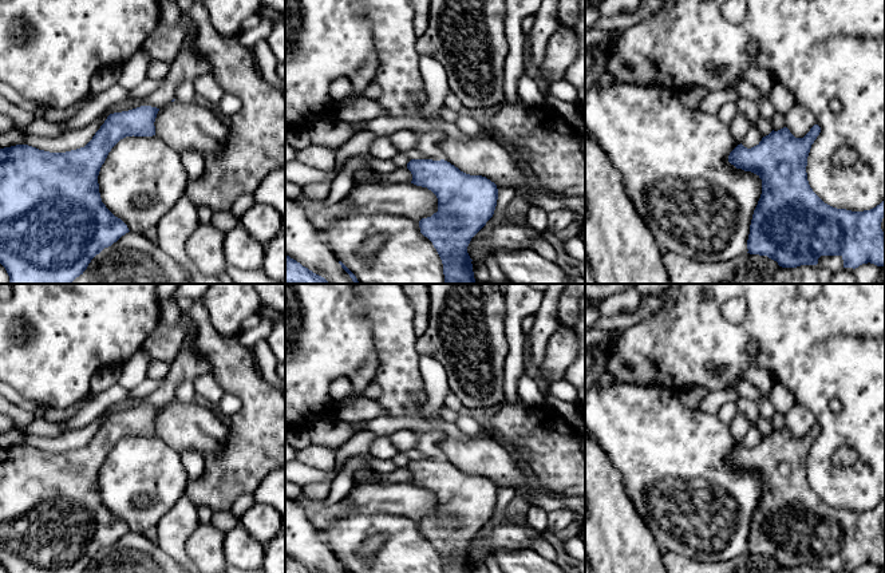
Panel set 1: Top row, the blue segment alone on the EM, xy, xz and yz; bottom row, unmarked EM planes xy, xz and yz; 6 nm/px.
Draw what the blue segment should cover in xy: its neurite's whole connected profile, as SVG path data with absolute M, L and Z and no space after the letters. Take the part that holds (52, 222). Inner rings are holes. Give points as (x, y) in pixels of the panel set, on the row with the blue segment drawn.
M141 106L110 114L84 147L66 153L50 153L28 145L0 149L0 264L9 276L8 284L71 284L96 254L130 232L102 202L98 175L120 139L155 135L158 111L157 107Z

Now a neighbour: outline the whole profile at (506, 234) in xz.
M503 221L493 225L485 234L477 233L467 246L467 253L474 260L478 256L490 256L498 249L525 249L536 237L544 237L544 233Z

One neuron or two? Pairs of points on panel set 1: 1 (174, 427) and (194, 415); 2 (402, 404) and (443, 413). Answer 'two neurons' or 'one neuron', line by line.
1: one neuron
2: two neurons

